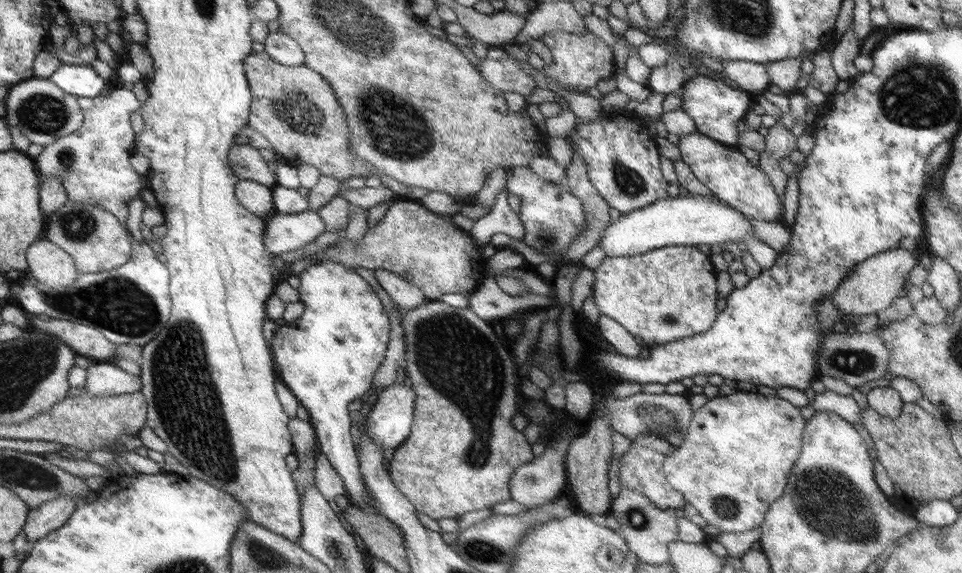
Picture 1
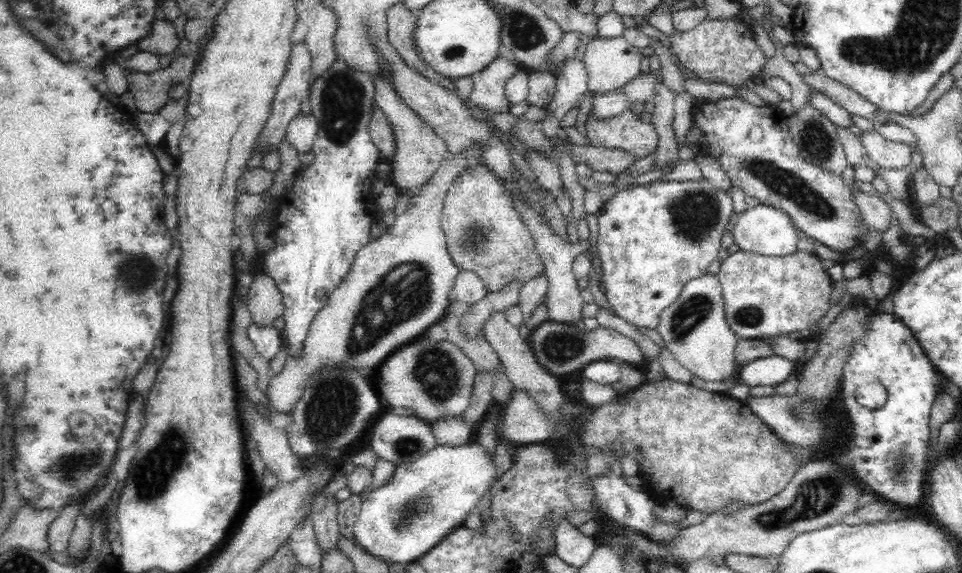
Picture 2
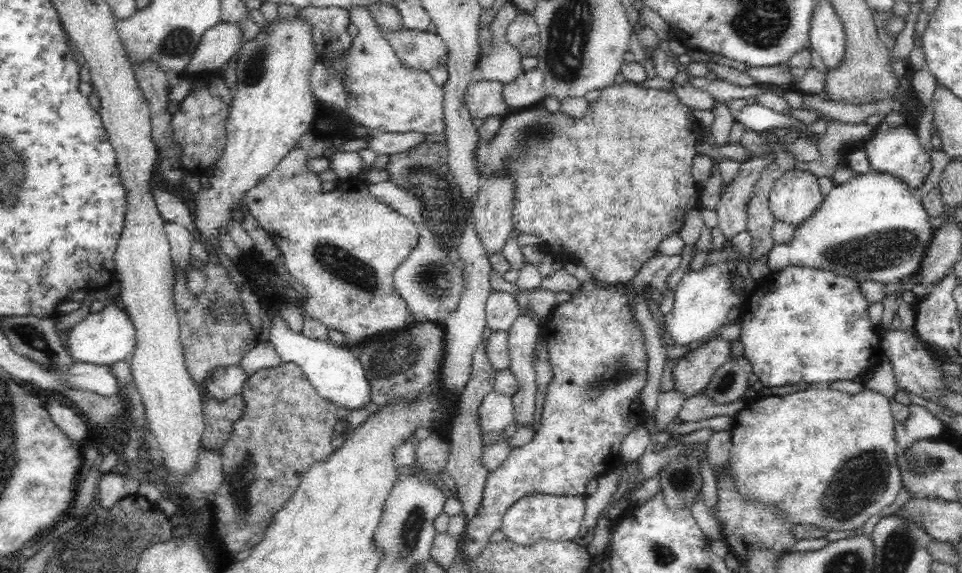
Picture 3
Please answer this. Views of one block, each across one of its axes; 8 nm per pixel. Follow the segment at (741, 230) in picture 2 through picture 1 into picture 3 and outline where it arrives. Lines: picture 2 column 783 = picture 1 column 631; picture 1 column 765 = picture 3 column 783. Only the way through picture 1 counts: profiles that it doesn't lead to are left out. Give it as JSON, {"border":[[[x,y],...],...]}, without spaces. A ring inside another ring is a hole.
{"border":[[[870,170],[866,174],[854,175],[847,182],[836,184],[830,192],[825,193],[817,209],[794,226],[790,239],[770,248],[766,264],[772,272],[788,266],[803,266],[828,270],[836,276],[849,276],[860,283],[865,280],[883,284],[900,283],[904,276],[912,276],[920,271],[921,260],[935,233],[929,217],[912,188],[895,176]]]}

